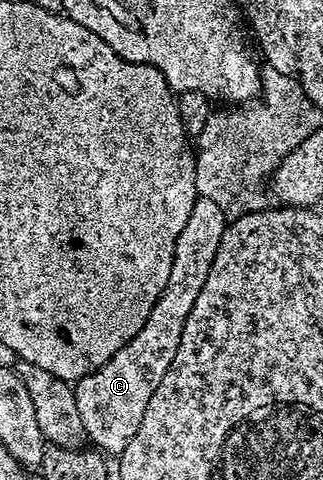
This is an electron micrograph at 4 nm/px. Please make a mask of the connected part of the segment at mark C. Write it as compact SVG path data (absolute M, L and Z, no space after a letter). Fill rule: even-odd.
M200 197L196 200L193 214L189 214L189 222L185 222L185 230L181 230L181 238L177 238L175 243L169 282L151 307L141 330L137 330L128 344L122 344L96 372L83 376L74 385L81 429L95 443L92 445L98 451L121 454L125 446L129 446L133 434L137 434L145 406L149 406L153 390L171 364L185 318L191 304L197 300L197 294L201 292L201 286L209 274L209 266L213 264L213 254L217 254L221 234L227 229L228 223L221 205L207 198Z

